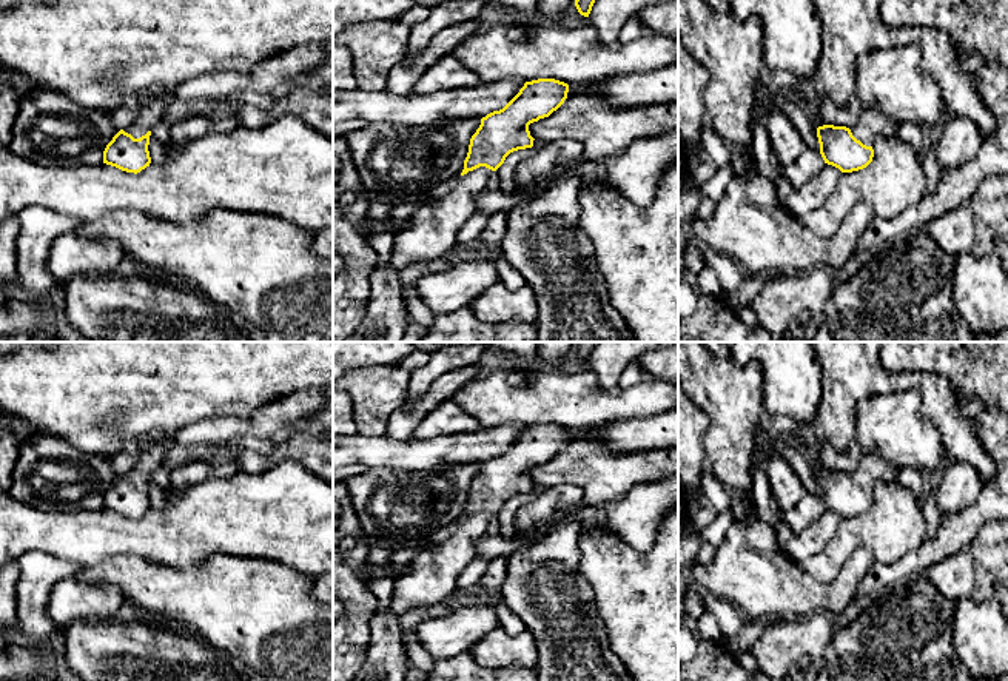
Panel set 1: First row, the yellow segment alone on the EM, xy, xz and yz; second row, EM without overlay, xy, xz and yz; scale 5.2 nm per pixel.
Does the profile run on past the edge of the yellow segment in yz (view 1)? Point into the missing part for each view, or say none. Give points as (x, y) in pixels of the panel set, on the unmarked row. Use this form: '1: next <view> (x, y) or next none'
1: next yz (871, 469)

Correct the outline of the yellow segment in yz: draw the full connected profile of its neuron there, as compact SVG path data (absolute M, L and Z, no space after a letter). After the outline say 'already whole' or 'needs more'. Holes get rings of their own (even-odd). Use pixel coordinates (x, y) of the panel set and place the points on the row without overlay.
M862 453L852 473L834 470L817 473L825 508L838 513L842 518L866 513L872 507L872 490L879 481L897 482L897 467L874 453Z; needs more

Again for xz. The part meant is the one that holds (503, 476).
M555 424L526 427L502 455L482 462L479 473L470 484L464 515L453 535L439 545L418 550L410 569L395 579L390 610L401 616L413 607L430 607L453 596L458 592L458 576L476 558L475 542L487 535L490 519L504 508L510 498L533 491L535 484L530 481L529 470L556 456L567 444L567 438L569 430Z; needs more

